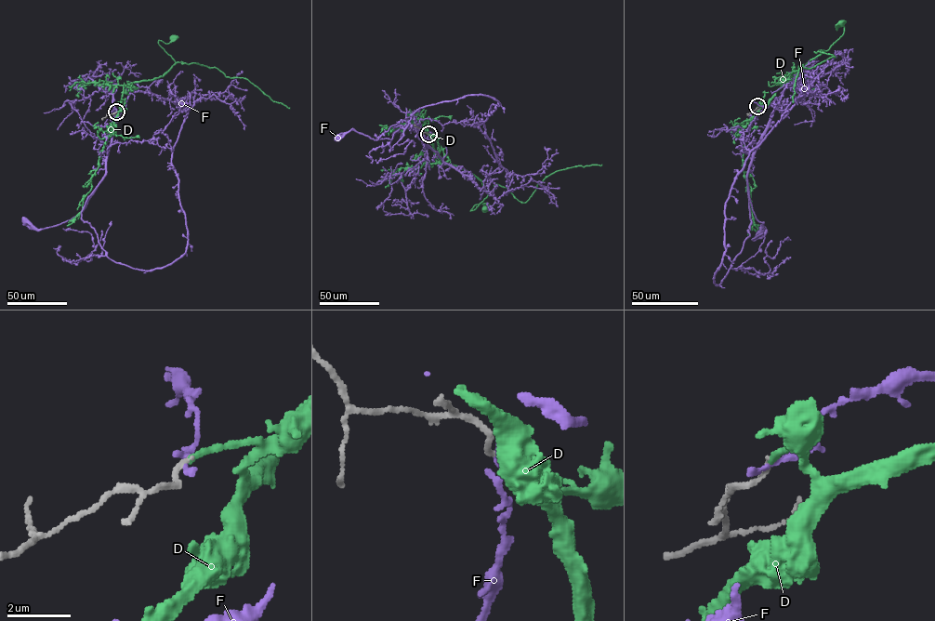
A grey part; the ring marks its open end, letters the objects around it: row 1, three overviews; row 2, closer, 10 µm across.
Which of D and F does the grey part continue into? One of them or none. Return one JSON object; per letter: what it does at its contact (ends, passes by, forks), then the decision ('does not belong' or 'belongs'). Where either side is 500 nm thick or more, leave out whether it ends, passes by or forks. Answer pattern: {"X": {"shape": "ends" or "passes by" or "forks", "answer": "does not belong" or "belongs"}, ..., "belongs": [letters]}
{"D": {"shape": "ends", "answer": "belongs"}, "F": {"shape": "passes by", "answer": "does not belong"}, "belongs": ["D"]}

